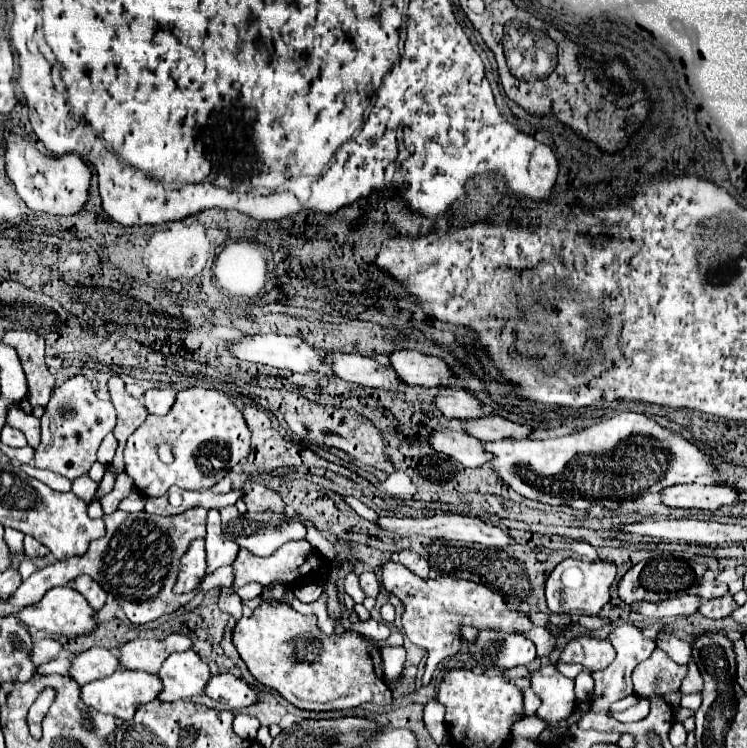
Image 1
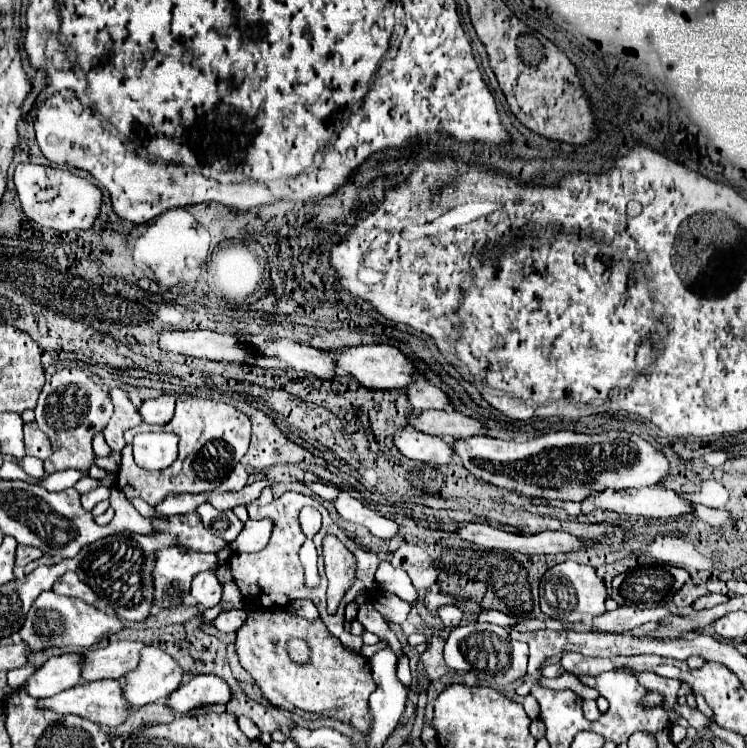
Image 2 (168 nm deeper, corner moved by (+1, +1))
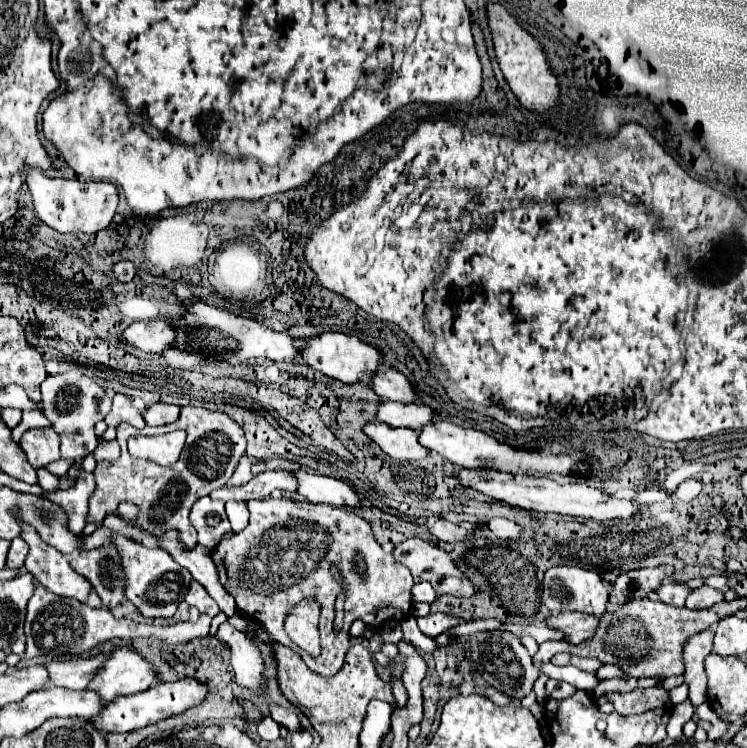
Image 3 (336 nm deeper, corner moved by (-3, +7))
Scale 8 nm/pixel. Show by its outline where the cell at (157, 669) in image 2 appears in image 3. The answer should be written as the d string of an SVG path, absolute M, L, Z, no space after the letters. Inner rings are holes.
M116 648L112 656L94 674L86 690L100 696L102 702L114 700L116 696L128 696L144 692L144 688L156 682L156 672L140 654L130 648Z

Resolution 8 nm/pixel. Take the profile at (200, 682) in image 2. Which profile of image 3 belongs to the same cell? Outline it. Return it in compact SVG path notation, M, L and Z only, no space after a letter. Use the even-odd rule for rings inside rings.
M178 680L178 682L164 682L164 684L158 682L144 692L138 692L132 696L116 696L96 716L92 716L90 722L100 732L132 732L148 724L154 724L158 720L180 714L186 708L192 708L192 704L200 704L206 694L208 694L208 688L198 680Z

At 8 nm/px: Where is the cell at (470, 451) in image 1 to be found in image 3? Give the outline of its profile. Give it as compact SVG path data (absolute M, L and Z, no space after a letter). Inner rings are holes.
M370 420L362 428L362 432L394 460L410 462L410 460L420 460L420 458L428 456L428 452L424 452L424 448L420 448L420 442L416 440L416 430L392 428L388 424Z

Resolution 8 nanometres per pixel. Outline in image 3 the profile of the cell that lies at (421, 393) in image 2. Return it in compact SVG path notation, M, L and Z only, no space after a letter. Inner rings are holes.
M394 368L378 370L372 376L370 386L384 400L398 400L398 402L416 402L418 400L408 378Z

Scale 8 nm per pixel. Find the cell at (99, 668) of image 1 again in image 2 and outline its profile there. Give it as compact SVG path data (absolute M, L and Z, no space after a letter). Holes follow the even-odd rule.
M62 654L50 658L26 684L28 694L36 698L50 698L62 690L76 686L82 678L84 656L82 654Z

